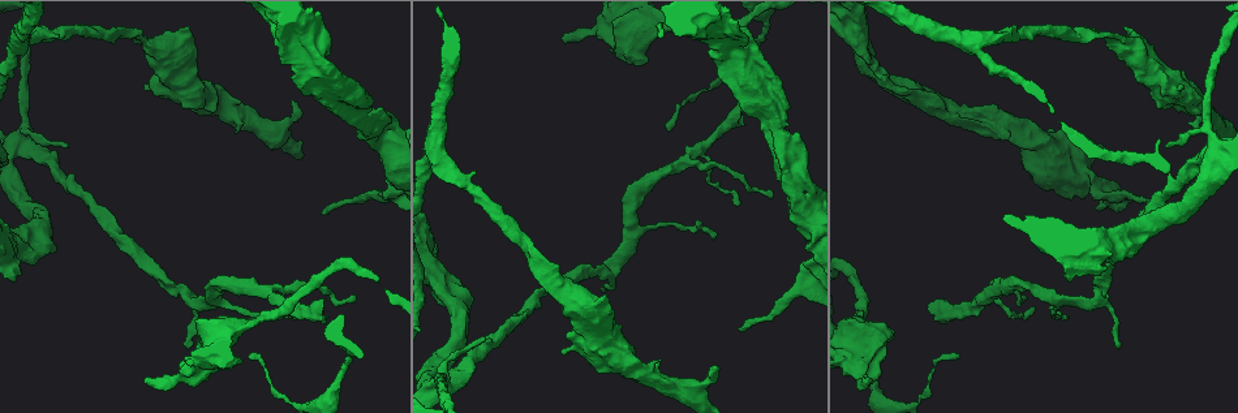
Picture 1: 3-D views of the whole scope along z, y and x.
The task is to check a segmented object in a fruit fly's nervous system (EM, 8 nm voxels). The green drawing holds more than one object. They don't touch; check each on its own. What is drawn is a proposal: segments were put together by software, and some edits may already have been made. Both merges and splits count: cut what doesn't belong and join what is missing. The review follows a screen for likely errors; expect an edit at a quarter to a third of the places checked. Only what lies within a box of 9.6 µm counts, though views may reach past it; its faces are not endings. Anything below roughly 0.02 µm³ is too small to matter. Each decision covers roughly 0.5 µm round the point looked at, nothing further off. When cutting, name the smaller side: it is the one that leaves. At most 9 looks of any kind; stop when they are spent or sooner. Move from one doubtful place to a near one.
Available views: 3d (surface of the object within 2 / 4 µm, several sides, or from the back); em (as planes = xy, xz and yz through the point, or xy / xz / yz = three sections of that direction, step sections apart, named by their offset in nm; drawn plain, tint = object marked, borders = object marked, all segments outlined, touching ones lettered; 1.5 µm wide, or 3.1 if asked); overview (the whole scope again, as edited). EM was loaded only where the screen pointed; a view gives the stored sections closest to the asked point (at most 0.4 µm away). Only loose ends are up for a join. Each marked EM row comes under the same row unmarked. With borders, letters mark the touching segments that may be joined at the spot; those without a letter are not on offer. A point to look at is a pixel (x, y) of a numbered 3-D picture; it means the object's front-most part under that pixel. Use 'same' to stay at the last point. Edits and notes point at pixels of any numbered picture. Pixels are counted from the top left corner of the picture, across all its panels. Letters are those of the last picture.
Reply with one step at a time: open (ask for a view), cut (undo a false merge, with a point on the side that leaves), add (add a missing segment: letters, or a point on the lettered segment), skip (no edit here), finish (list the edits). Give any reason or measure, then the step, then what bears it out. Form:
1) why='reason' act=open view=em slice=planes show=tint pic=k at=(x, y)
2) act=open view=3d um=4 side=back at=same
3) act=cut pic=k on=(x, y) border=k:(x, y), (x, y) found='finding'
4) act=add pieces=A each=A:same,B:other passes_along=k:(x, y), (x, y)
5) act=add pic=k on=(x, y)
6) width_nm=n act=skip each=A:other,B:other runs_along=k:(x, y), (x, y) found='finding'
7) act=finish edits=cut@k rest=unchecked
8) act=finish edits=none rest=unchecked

why='an open end' act=open view=em slice=xz step=8 show=borders pic=1 at=(293, 319)

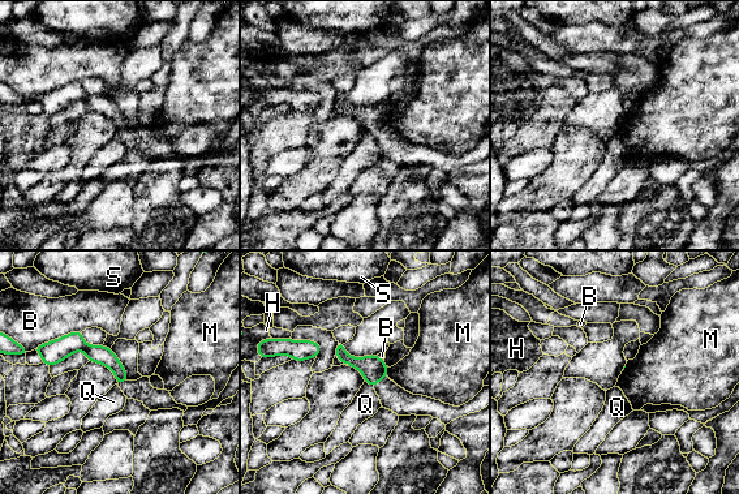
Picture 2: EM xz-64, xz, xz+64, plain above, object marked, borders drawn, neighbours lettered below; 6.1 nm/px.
act=skip each=B:other,H:other,M:other,Q:other,S:other found='no lettered segment goes on from it'

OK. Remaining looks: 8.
why='branch stops here' act=open view=em slice=planes show=borders pic=1 at=(930, 308)

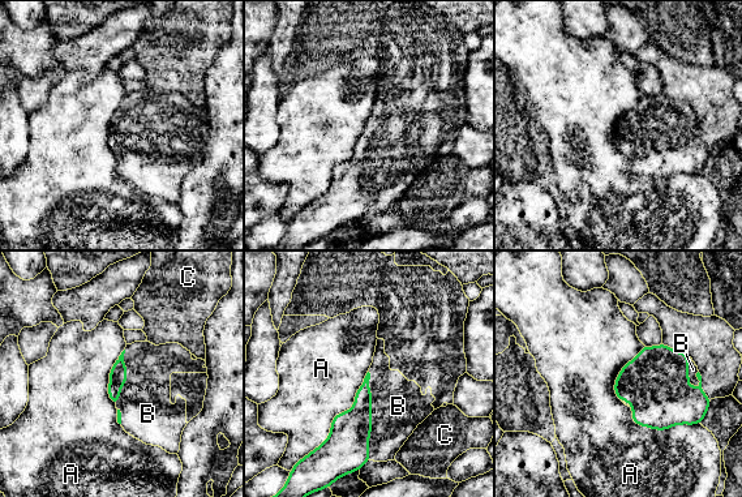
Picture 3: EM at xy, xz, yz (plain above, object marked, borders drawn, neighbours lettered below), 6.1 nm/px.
act=add pic=3 on=(398, 406) each=A:other,B:same,C:other passes_along=3:(347, 446), (370, 415), (398, 406) found='it goes on there'

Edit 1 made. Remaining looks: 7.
why='sudden change in width' act=open view=em slice=xy step=8 show=tint pic=1 at=(336, 386)

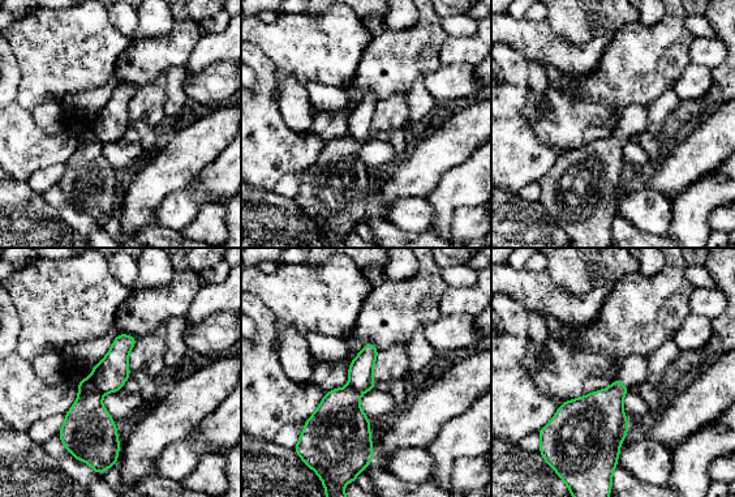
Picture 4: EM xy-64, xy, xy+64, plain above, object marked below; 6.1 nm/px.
why='cut it another way' act=open view=em slice=planes show=borders at=same

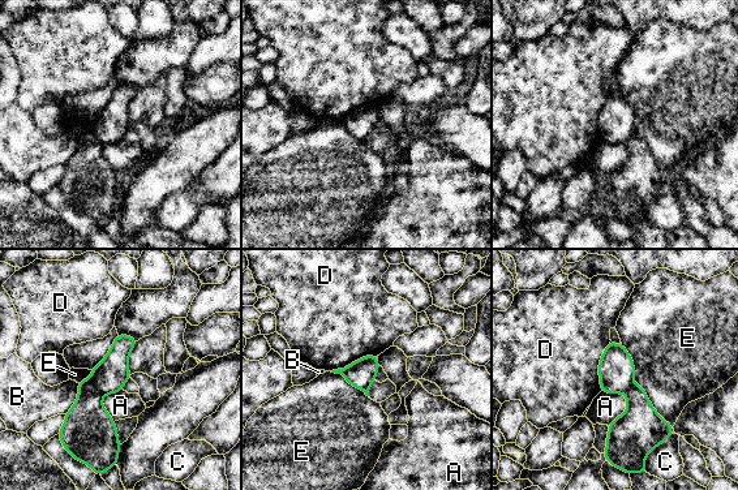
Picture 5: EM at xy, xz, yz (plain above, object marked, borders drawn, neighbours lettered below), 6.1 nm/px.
act=cut pic=5 on=(111, 374) each=A:other,B:other,C:other,D:other,E:other border=5:(91, 377), (95, 387), (103, 395) found='two cells meet here'

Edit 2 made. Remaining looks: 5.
why='see it whole again' act=open view=overview

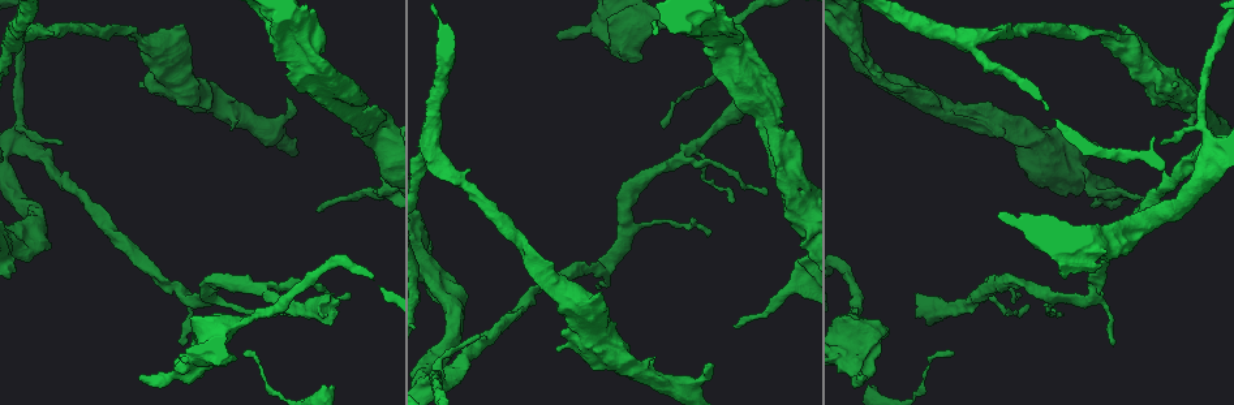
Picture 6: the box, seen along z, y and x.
act=open view=em slice=planes show=borders pic=6 at=(862, 376)

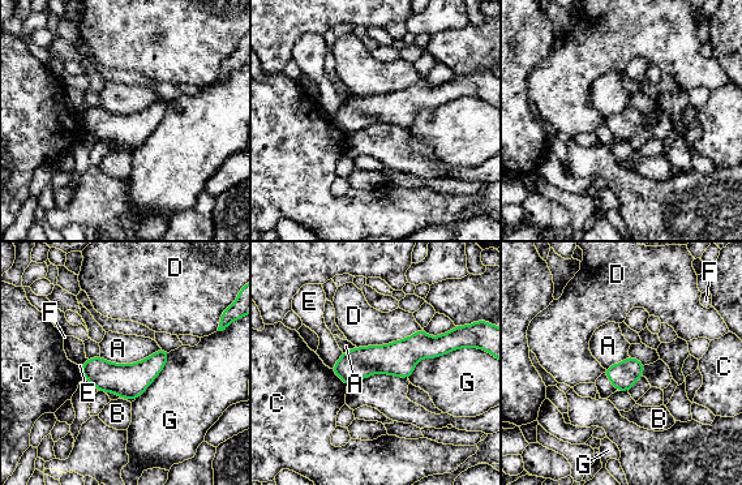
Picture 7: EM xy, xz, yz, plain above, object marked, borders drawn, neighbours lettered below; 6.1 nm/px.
act=skip each=A:other,B:other,C:other,D:other,E:other,F:other,G:other border=7:(161, 348), (129, 364), (101, 357) found='none of them fits'

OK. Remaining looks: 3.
act=finish edits=add@3,cut@5 rest=unchecked

